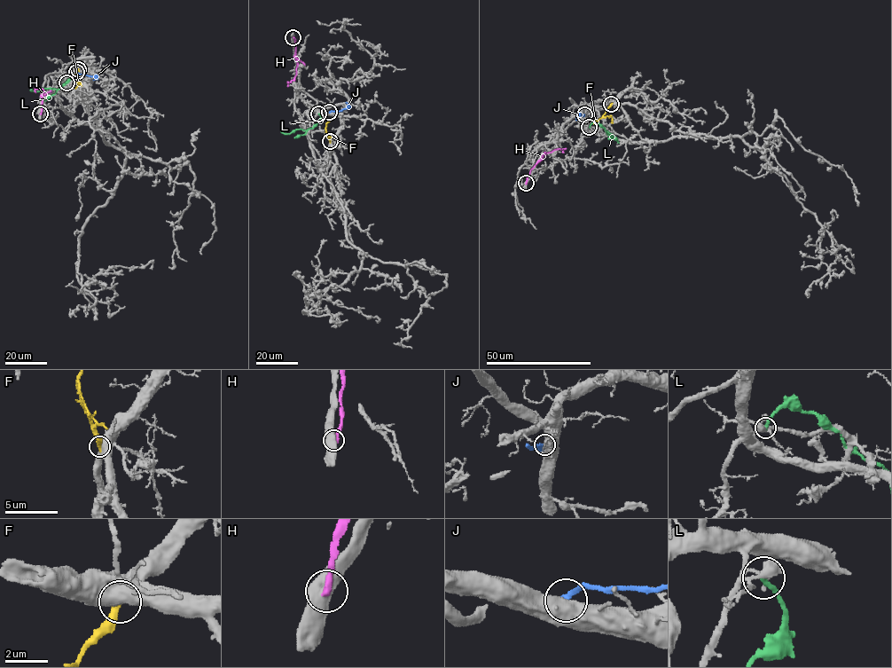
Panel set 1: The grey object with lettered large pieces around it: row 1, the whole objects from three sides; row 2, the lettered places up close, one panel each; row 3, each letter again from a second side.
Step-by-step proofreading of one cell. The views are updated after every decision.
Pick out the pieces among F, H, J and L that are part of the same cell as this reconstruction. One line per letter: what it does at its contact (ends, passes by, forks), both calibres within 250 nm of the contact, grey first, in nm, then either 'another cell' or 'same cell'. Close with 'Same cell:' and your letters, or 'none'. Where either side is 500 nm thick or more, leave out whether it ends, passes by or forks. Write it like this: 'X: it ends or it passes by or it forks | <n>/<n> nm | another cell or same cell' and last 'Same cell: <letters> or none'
F: 750/360 nm | another cell
H: 650/340 nm | another cell
J: 750/240 nm | another cell
L: it ends | 360/240 nm | another cell
Same cell: none

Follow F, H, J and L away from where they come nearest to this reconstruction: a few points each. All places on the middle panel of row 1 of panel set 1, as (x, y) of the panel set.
F: (330, 141), (325, 129), (329, 137), (325, 136)
H: (293, 37), (297, 66), (294, 78), (288, 82)
J: (329, 112), (345, 109), (346, 102)
L: (318, 113), (320, 118), (312, 128), (296, 129), (290, 133), (284, 133), (281, 129)

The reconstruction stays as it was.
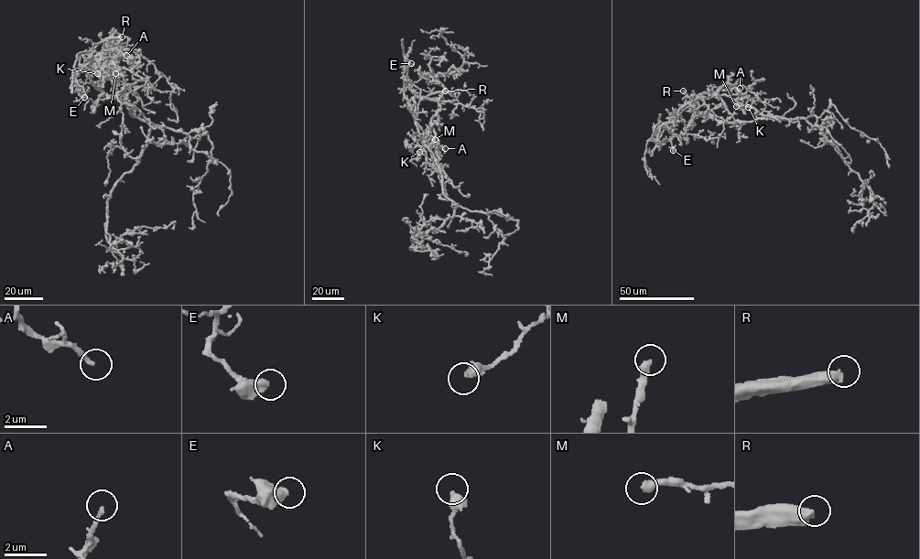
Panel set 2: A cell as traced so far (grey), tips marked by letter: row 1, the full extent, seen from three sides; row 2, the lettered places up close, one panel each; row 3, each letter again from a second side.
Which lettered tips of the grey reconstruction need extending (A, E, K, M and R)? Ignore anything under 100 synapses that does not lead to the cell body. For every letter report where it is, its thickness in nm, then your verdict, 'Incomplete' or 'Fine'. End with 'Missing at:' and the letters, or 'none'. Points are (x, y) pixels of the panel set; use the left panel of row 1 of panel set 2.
A: Place: (126, 55). Thickness 200 nm. Fine
E: Place: (84, 97). Thickness 500 nm. Fine
K: Place: (97, 73). Thickness 500 nm. Fine
M: Place: (115, 73). Thickness 360 nm. Fine
R: Place: (122, 37). Thickness 480 nm. Incomplete
Missing at: R

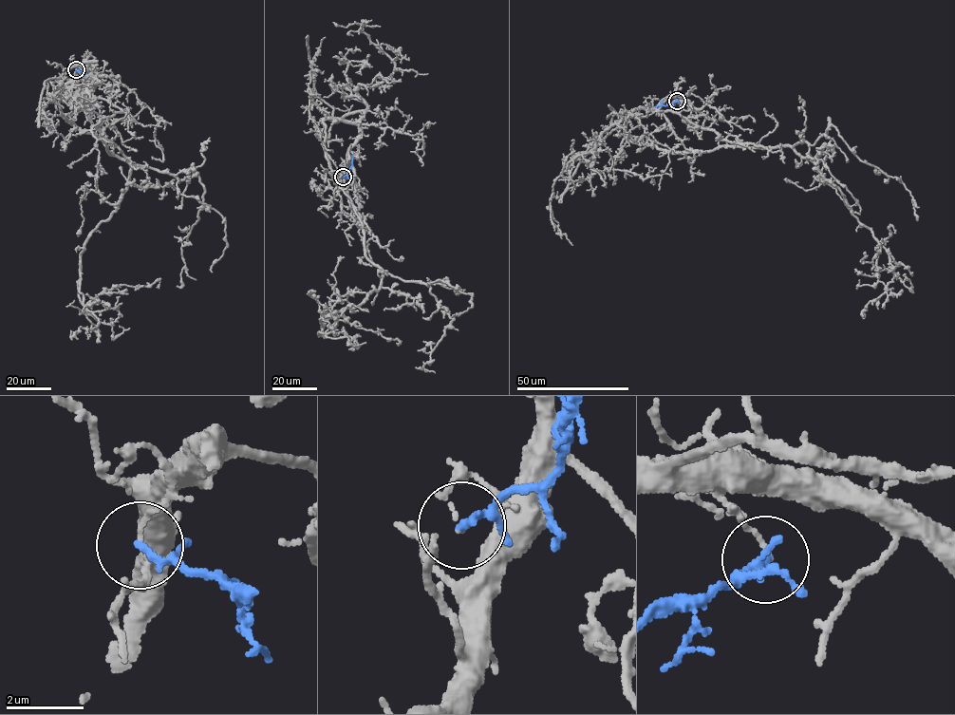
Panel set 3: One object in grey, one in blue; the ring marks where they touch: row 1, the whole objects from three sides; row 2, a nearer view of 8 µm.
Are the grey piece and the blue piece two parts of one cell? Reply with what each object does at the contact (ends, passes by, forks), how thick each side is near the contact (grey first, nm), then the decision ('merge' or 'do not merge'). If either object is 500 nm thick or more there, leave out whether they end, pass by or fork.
grey ends; blue passes by; calibres 90 and 150 nm; do not merge

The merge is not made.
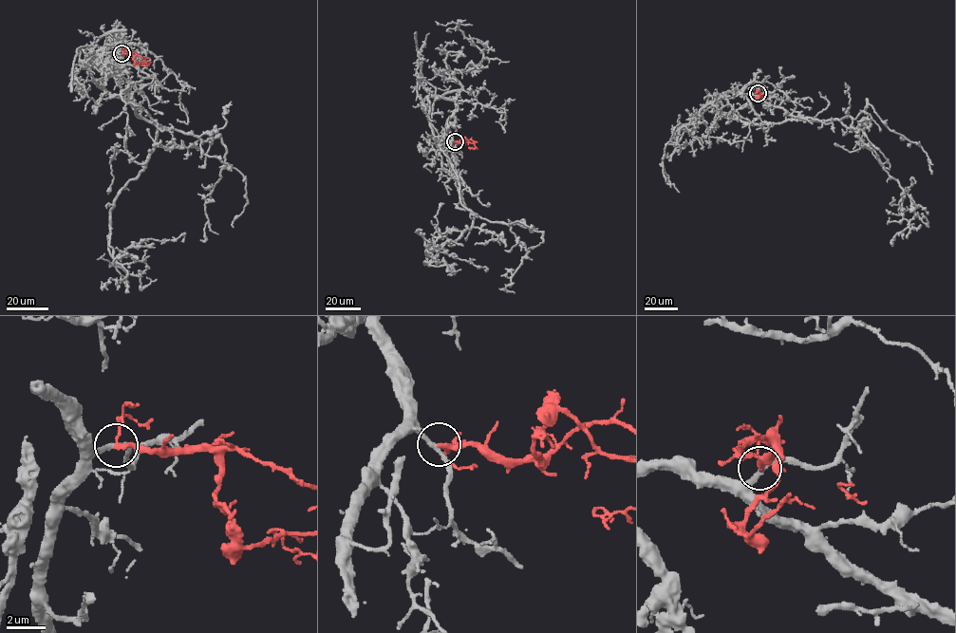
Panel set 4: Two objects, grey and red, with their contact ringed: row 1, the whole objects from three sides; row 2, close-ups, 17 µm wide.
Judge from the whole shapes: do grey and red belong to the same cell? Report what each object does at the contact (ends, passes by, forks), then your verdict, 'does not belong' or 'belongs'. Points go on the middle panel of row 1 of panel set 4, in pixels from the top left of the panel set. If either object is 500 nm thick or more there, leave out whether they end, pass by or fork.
grey passes by; red passes by; belongs

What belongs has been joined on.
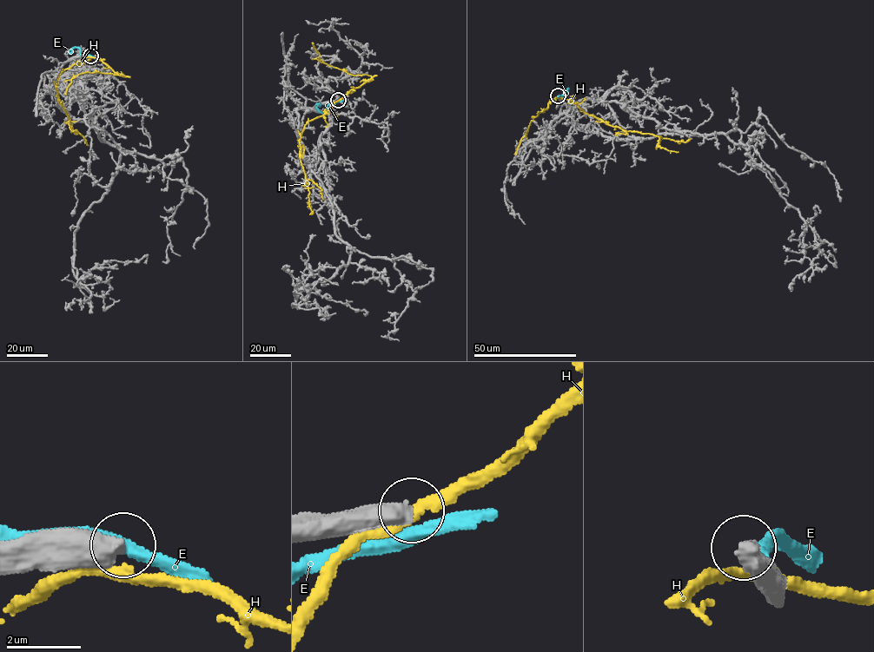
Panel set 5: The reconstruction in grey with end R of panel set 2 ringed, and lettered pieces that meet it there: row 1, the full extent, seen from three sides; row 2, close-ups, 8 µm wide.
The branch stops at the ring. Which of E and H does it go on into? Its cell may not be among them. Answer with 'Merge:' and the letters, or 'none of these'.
Merge: none of these

